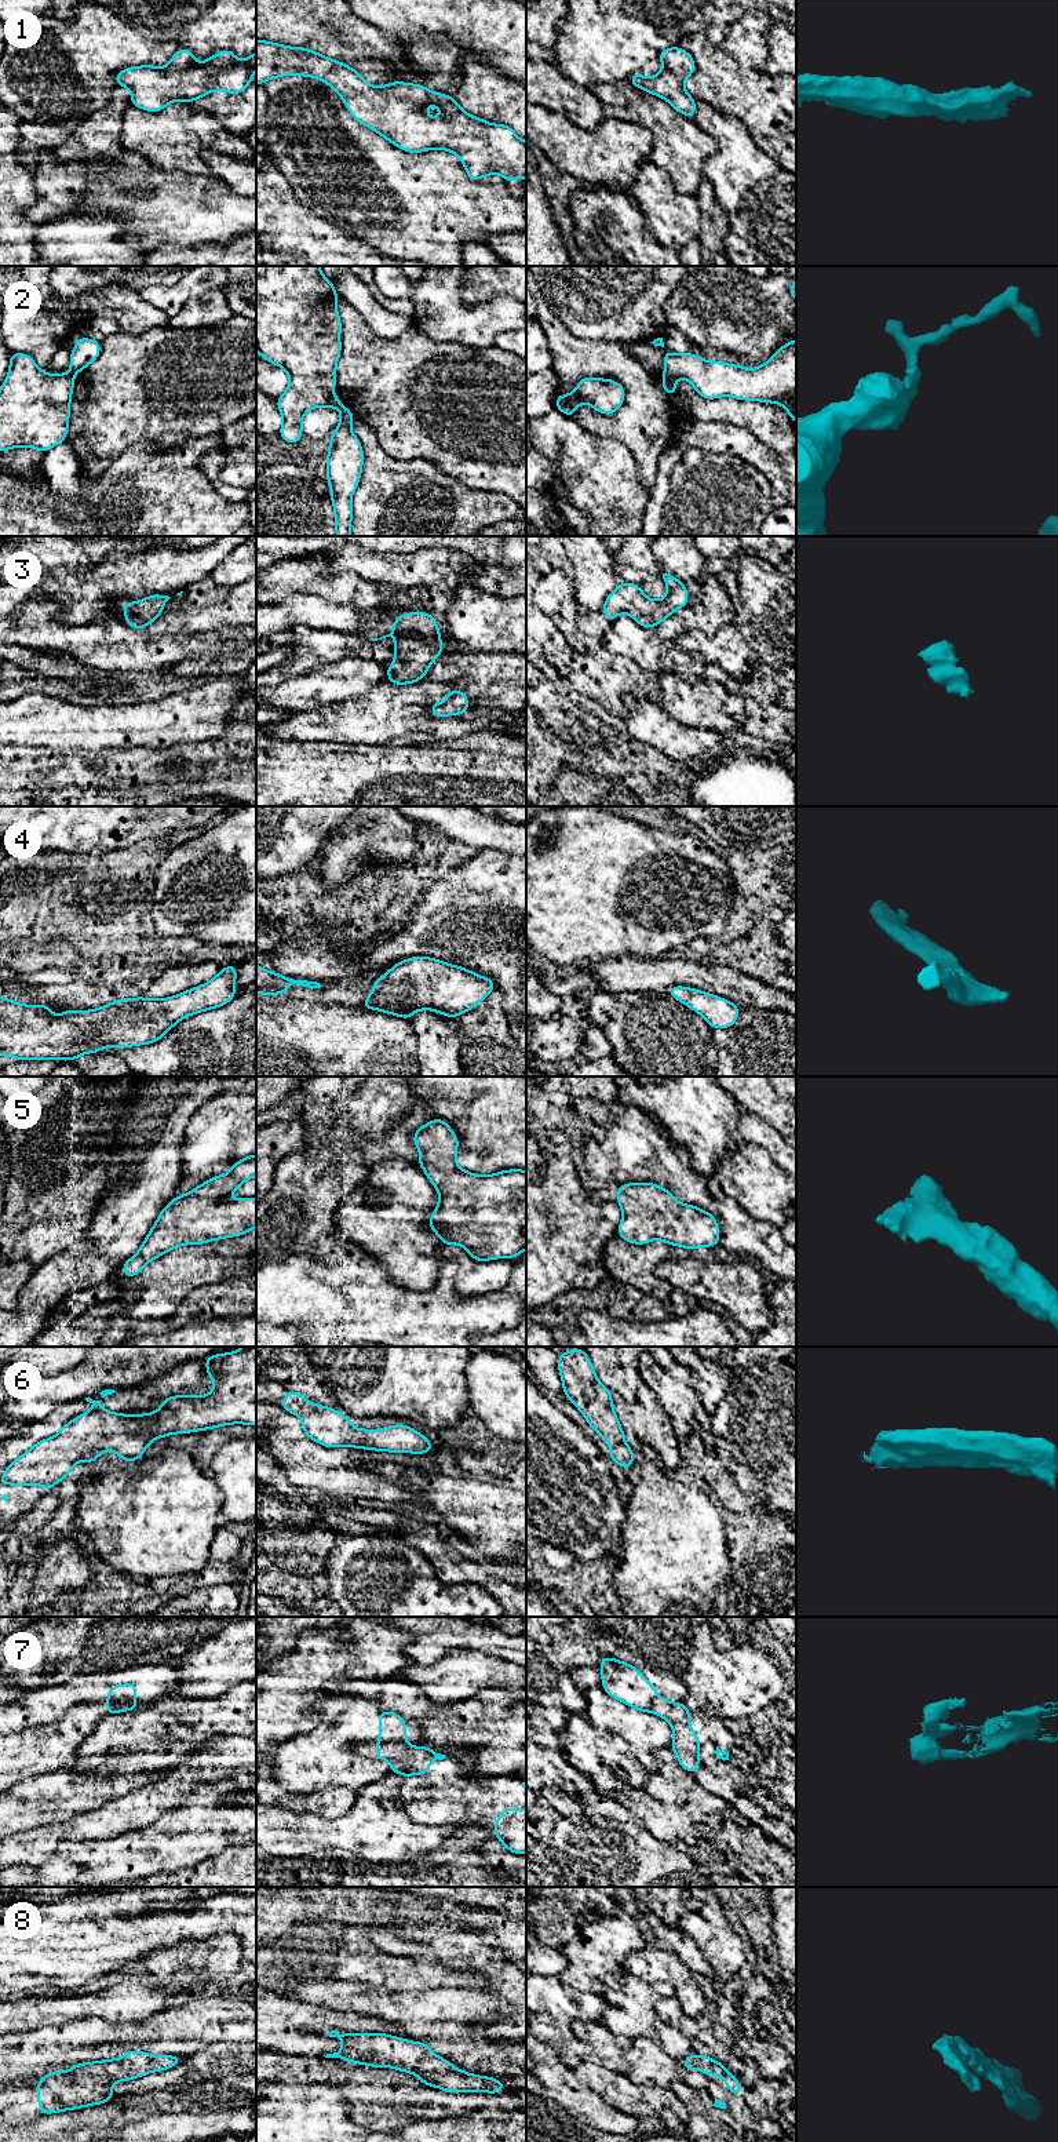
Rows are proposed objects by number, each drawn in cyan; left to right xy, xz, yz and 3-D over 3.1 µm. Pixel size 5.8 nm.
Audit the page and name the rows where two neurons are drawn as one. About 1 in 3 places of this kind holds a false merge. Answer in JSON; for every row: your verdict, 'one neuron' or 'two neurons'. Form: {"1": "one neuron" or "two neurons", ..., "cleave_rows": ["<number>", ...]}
{"1": "one neuron", "2": "two neurons", "3": "one neuron", "4": "one neuron", "5": "one neuron", "6": "one neuron", "7": "two neurons", "8": "one neuron", "cleave_rows": ["2", "7"]}

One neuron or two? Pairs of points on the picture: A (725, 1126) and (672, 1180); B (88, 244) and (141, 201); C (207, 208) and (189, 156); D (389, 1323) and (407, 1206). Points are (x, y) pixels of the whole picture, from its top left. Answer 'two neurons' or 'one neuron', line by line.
A: two neurons
B: two neurons
C: two neurons
D: two neurons

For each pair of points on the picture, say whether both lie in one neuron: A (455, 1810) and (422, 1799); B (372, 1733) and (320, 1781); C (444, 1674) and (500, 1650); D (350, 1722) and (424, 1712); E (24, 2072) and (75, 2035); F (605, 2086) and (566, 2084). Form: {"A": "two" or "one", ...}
{"A": "one", "B": "one", "C": "two", "D": "two", "E": "one", "F": "two"}

